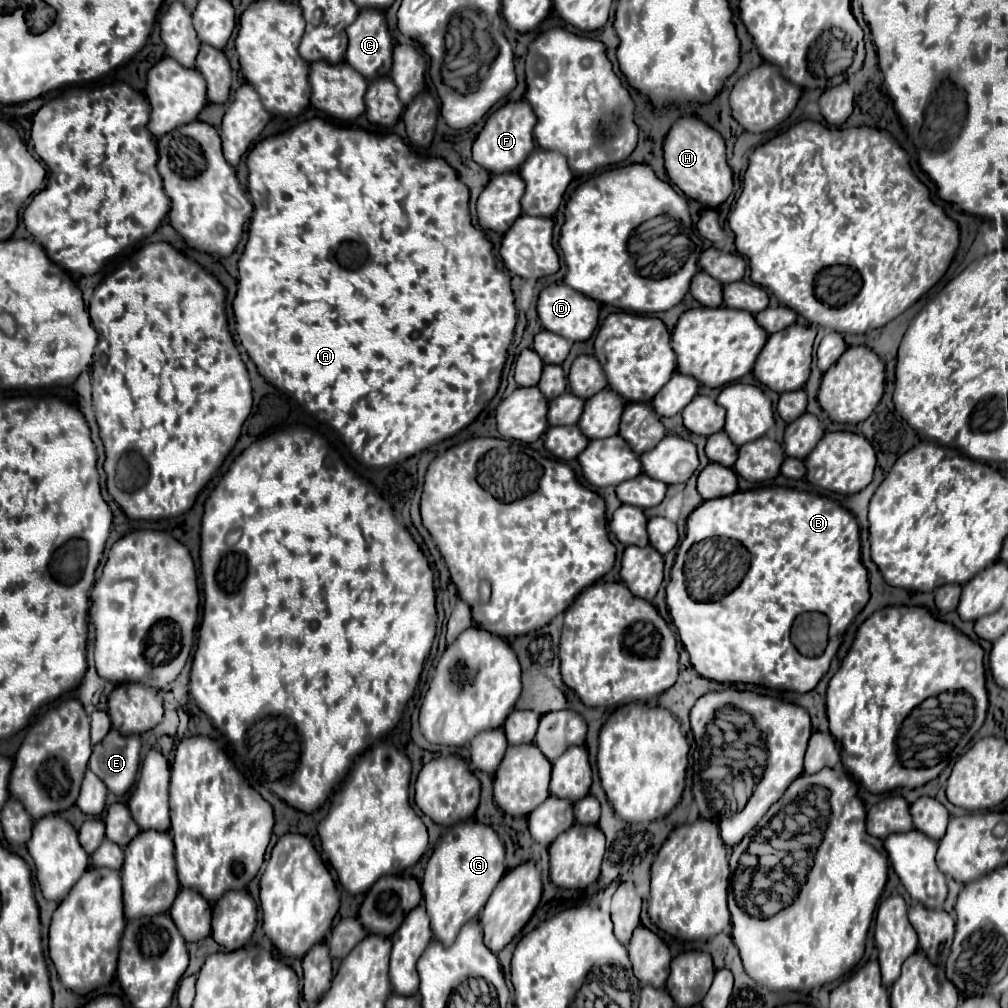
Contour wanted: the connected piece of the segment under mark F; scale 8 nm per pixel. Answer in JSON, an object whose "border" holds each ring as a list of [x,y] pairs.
{"border":[[[507,102],[495,114],[491,114],[491,118],[487,118],[485,128],[481,130],[481,134],[473,144],[473,160],[493,176],[519,172],[521,164],[535,150],[535,140],[533,140],[535,122],[537,118],[527,102]]]}

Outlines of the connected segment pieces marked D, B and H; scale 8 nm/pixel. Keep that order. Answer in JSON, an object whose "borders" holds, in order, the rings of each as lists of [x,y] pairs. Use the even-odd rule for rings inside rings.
{"borders":[[[[559,284],[559,286],[547,286],[537,302],[537,312],[543,330],[549,330],[553,334],[559,334],[571,342],[585,342],[591,338],[593,330],[599,322],[599,304],[591,298],[585,298],[583,294],[577,294],[573,288]]],[[[777,486],[735,492],[725,498],[703,502],[699,508],[695,508],[687,518],[687,536],[680,543],[671,580],[666,588],[666,602],[677,635],[683,646],[687,646],[691,664],[703,678],[777,690],[787,688],[799,694],[811,692],[825,676],[831,660],[837,656],[849,624],[853,622],[857,610],[865,608],[867,600],[869,584],[867,570],[861,564],[859,526],[855,516],[829,498]],[[803,612],[821,612],[831,622],[829,646],[819,658],[801,656],[789,640],[791,624],[795,616]]],[[[699,118],[677,120],[665,140],[665,168],[671,182],[689,198],[703,204],[703,208],[715,210],[733,194],[733,172],[727,164],[725,142],[721,134]]]]}

